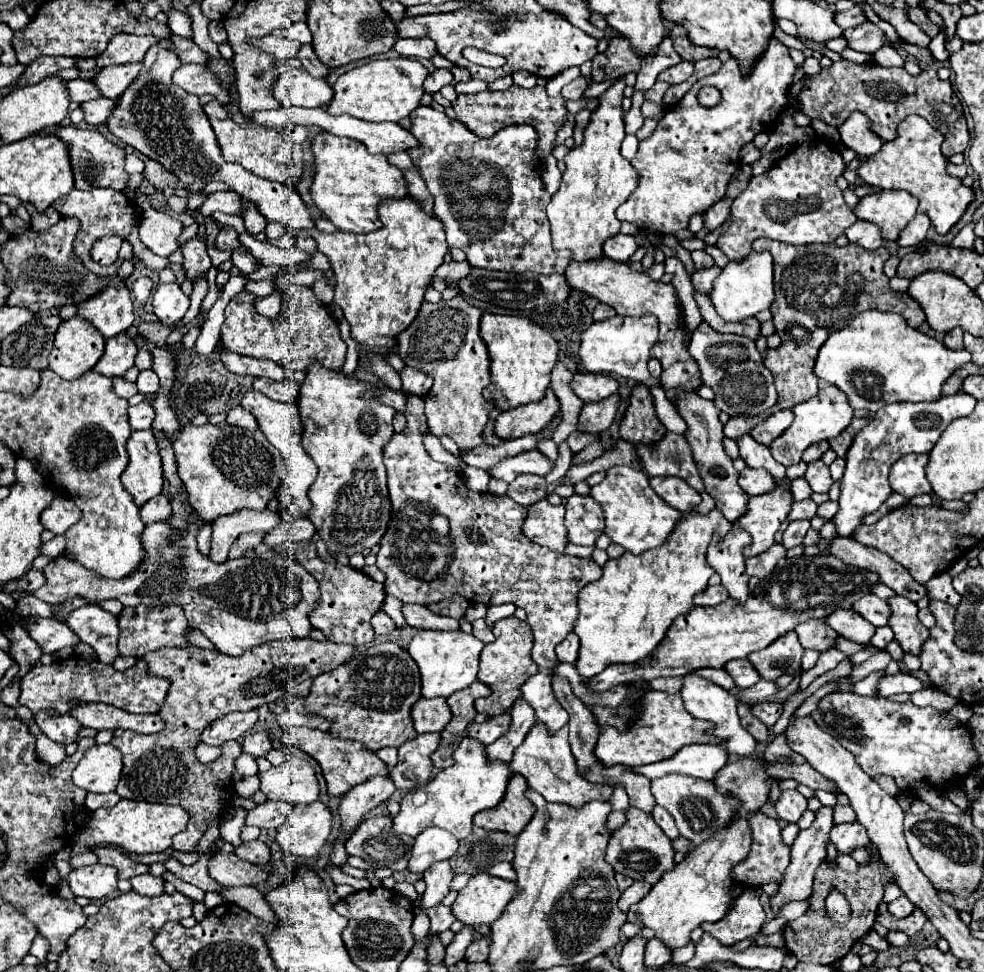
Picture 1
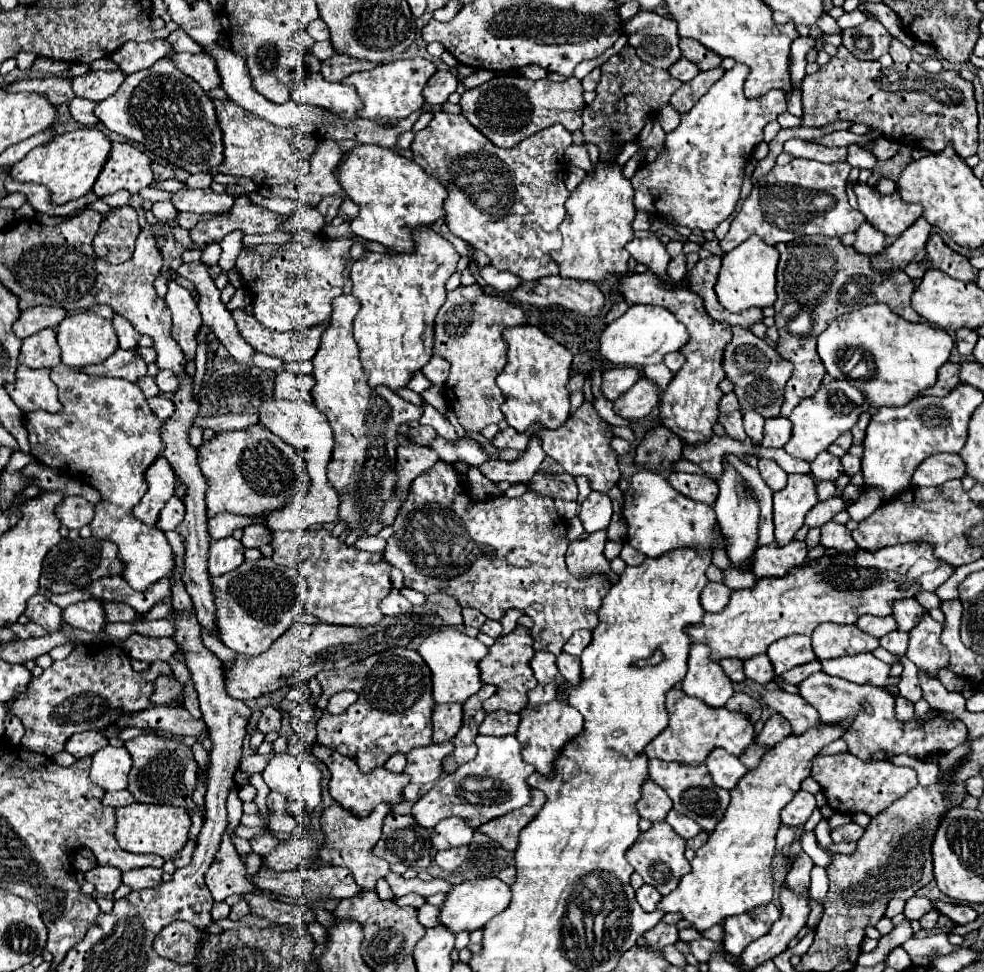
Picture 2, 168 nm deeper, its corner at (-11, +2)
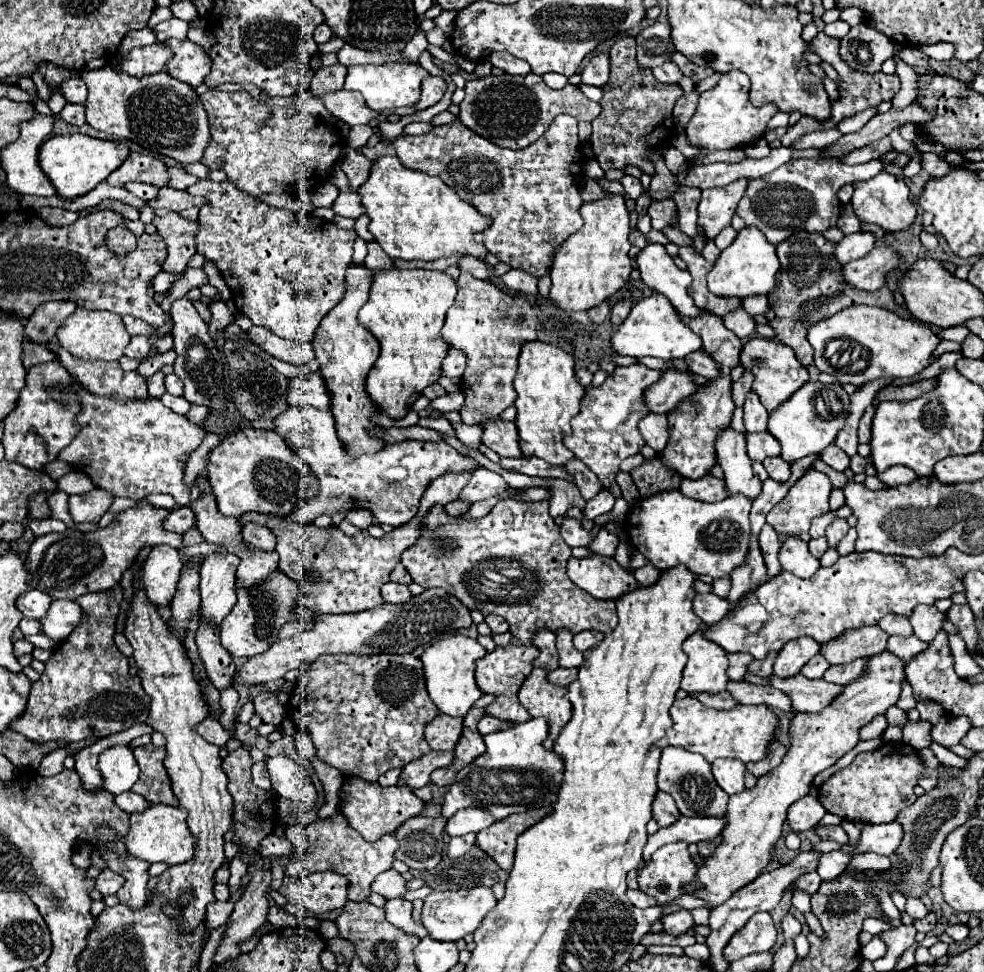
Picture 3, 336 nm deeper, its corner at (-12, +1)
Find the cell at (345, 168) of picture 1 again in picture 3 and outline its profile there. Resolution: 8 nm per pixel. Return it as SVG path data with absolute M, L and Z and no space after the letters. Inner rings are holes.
M398 156L378 158L358 192L372 220L370 232L392 260L438 260L452 254L484 260L488 254L486 246L474 240L474 234L484 232L492 220L460 200L442 180L406 168Z

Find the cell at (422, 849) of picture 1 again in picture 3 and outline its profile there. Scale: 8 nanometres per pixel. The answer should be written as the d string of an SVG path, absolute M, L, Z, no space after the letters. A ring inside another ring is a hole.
M466 808L466 810L458 810L446 824L446 832L448 836L464 836L468 832L480 832L488 826L492 826L496 822L496 818L482 808Z

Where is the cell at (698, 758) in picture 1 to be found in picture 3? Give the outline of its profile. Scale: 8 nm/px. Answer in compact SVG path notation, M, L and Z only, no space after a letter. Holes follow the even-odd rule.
M718 758L712 764L712 772L714 778L718 782L718 786L726 792L726 794L738 794L744 790L744 762L740 760L726 760L726 758Z

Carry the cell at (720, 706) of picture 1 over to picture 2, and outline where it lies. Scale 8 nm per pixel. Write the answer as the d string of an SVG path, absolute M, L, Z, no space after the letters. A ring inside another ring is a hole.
M695 643L691 647L689 669L681 681L681 689L715 709L725 707L725 703L735 693L731 679L721 671L719 663L709 661L709 647L701 643Z

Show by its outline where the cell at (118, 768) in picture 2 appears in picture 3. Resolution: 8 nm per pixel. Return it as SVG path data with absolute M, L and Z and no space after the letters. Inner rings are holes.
M112 746L100 754L100 772L104 776L104 788L112 794L122 794L138 780L138 764L128 746Z

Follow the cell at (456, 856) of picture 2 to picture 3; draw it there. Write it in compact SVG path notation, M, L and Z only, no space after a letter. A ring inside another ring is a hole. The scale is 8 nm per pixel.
M466 834L466 836L452 838L450 844L448 844L448 856L458 858L458 856L466 854L474 842L476 842L476 834Z

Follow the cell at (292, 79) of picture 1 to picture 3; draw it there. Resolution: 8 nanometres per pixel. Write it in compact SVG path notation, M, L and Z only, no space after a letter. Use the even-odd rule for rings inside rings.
M338 90L338 92L330 92L330 96L322 96L322 100L324 106L330 110L330 114L346 122L348 126L368 124L372 118L378 118L378 112L366 108L366 102L358 92Z

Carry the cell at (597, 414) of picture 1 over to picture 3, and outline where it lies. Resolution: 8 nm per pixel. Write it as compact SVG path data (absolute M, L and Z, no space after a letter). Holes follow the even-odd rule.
M668 370L662 374L662 380L658 384L652 384L646 390L646 404L652 412L668 414L674 410L682 400L690 398L698 390L696 382L688 374L680 374L674 370Z

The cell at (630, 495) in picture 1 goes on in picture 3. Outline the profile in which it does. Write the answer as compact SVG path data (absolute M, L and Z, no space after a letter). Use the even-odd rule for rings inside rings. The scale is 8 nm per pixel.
M660 492L658 496L650 496L650 500L640 500L630 508L630 514L624 522L624 528L630 536L632 546L650 558L650 562L658 570L668 570L676 566L686 566L692 574L702 576L708 574L714 580L730 576L738 566L748 562L750 552L750 536L752 536L752 524L750 524L750 506L752 500L746 496L728 496L722 502L698 502L694 498L686 498L682 492Z

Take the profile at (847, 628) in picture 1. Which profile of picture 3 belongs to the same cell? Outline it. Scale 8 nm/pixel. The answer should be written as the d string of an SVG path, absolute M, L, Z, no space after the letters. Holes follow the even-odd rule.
M884 616L880 622L878 622L878 626L884 630L884 632L888 632L890 636L912 636L914 634L914 630L912 630L912 624L910 624L910 620L906 618L906 616Z

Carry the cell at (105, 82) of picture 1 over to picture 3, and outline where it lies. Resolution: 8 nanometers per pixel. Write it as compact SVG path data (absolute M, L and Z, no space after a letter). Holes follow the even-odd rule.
M68 78L62 84L58 84L54 90L58 90L66 98L66 102L72 102L72 104L84 104L88 94L88 88L82 78Z

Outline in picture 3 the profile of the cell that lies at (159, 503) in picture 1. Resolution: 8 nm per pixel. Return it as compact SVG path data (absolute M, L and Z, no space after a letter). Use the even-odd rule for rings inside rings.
M184 506L184 508L174 508L162 522L162 526L168 532L176 532L176 534L184 534L186 530L190 530L194 526L194 512Z

